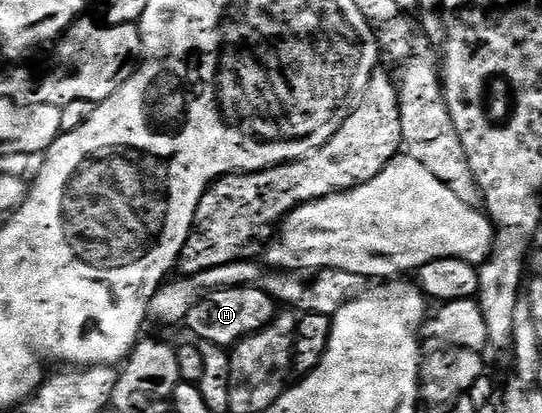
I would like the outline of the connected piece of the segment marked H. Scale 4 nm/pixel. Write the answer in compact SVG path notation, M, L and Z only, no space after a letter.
M258 286L223 287L206 293L203 299L189 310L184 325L189 326L190 332L197 337L194 339L232 348L247 336L268 326L274 317L273 297L267 292L263 292Z

